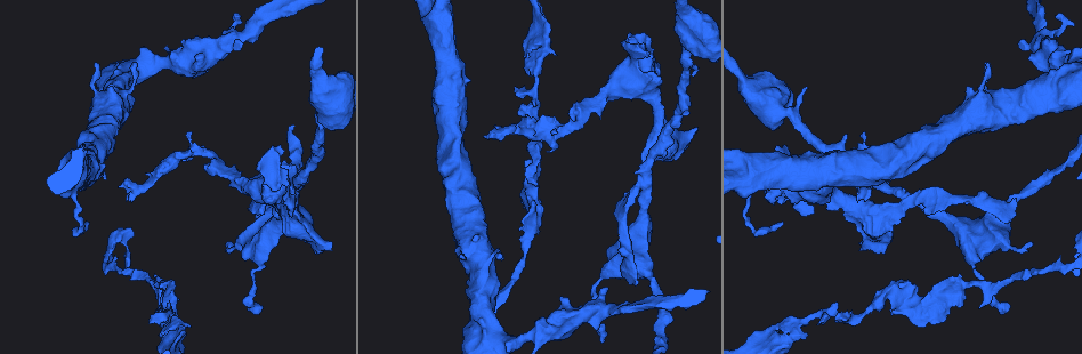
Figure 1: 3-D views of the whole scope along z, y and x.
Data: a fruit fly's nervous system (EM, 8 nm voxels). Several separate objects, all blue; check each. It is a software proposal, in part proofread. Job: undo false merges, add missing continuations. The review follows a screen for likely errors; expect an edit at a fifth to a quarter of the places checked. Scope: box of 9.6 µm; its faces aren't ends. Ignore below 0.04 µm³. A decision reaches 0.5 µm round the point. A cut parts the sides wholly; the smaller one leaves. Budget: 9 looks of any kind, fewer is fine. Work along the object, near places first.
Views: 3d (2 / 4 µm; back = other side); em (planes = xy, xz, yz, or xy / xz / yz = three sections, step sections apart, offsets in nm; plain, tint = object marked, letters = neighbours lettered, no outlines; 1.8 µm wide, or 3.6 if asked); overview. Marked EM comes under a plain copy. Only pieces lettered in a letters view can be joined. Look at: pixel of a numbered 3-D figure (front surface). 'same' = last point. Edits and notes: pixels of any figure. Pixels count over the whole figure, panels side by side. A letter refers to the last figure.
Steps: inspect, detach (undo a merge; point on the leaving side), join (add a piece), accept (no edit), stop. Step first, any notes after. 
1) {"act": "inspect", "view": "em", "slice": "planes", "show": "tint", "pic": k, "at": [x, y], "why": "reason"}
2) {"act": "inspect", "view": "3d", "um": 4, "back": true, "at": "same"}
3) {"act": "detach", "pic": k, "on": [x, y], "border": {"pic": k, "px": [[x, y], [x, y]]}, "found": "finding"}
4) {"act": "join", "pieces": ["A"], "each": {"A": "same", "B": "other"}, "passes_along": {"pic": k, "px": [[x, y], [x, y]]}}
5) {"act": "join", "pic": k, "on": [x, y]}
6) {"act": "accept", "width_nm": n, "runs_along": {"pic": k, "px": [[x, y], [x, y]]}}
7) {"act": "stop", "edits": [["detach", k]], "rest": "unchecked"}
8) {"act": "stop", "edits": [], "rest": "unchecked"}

{"act": "inspect", "view": "3d", "um": 4, "pic": 1, "at": [644, 174], "why": "four-way junction"}

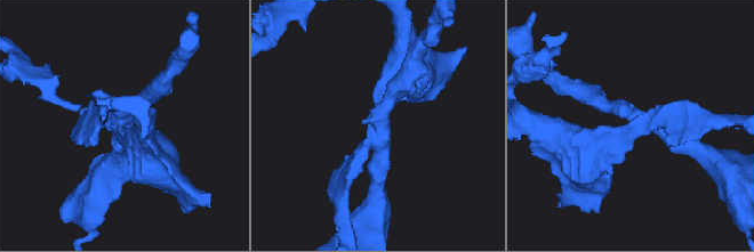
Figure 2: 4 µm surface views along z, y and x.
{"act": "inspect", "view": "em", "slice": "planes", "show": "tint", "pic": 2, "at": [377, 123], "arms": 4, "why": "need the tissue"}

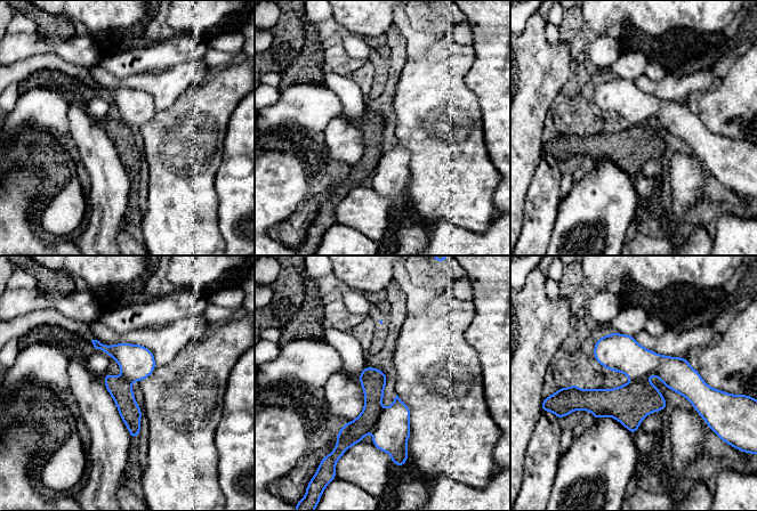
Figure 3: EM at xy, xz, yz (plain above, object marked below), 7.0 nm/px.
{"act": "inspect", "view": "em", "slice": "planes", "show": "letters", "at": "same"}

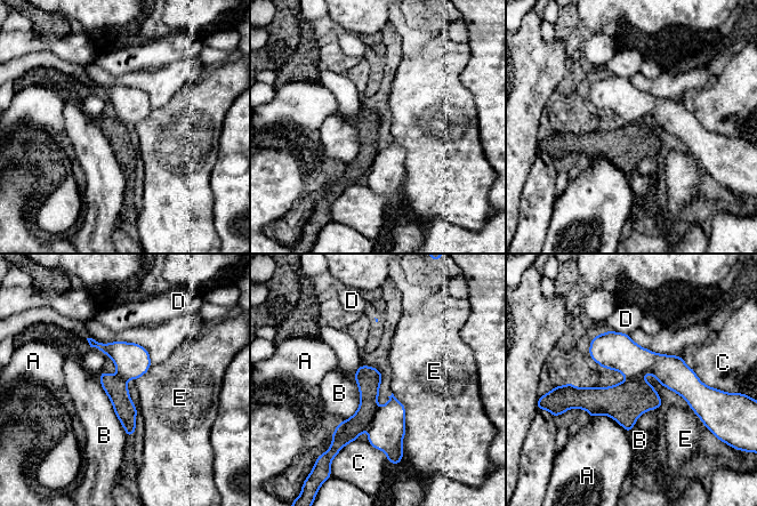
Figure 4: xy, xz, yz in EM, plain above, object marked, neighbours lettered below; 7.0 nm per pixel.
{"act": "detach", "pic": 4, "on": [368, 383], "width_nm": 170, "each": {"A": "other", "B": "other", "C": "other", "D": "other", "E": "other"}, "part_leaving": {"pic": 4, "px": [[375, 370], [365, 414], [343, 440]]}, "found": "two neurons meet here"}

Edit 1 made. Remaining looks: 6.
{"act": "inspect", "view": "3d", "um": 4, "pic": 1, "at": [552, 53], "why": "an open end"}

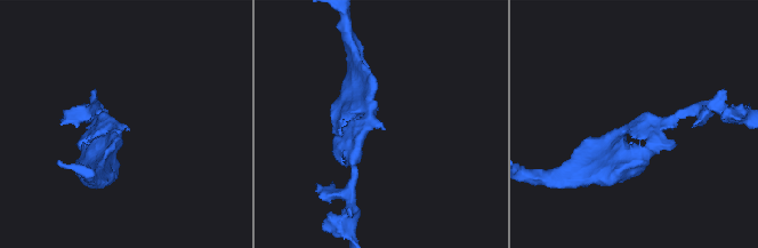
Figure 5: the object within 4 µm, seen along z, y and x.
{"act": "inspect", "view": "em", "slice": "planes", "show": "letters", "pic": 5, "at": [385, 128], "why": "need the tissue"}

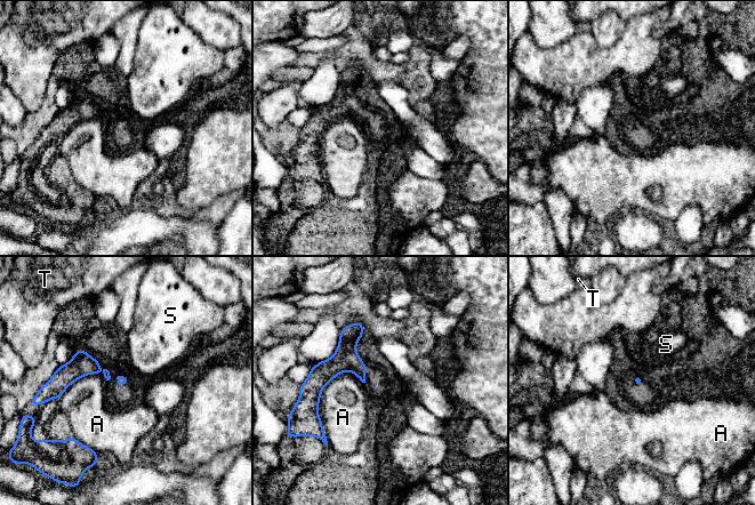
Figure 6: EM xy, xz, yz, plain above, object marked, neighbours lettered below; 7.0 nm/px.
{"act": "accept", "longest_contact_nm": ["A", 550], "each": {"A": "other", "S": "other", "T": "other"}, "border": {"pic": 6, "px": [[351, 370], [322, 390], [327, 442]]}, "found": "none of them fits"}

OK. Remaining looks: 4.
{"act": "inspect", "view": "em", "slice": "yz", "step": 4, "show": "tint", "pic": 1, "at": [944, 321]}

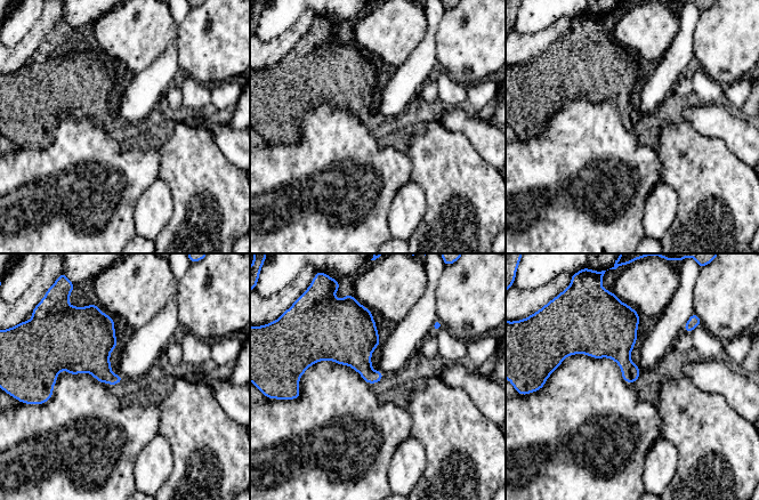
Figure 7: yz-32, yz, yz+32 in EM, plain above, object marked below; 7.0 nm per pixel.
{"act": "inspect", "view": "em", "slice": "planes", "show": "letters", "at": "same", "why": "cut it another way"}

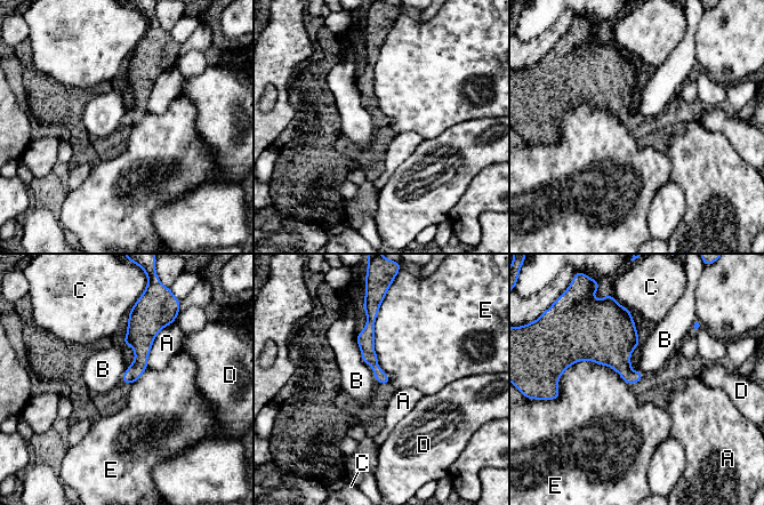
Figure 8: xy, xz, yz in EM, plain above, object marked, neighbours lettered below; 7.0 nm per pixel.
{"act": "accept", "each": {"A": "other", "B": "other", "C": "other", "D": "other", "E": "other"}, "runs_along": {"pic": 8, "px": [[369, 314], [368, 354], [386, 381]]}, "found": "no lettered piece goes on from it"}

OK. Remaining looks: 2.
{"act": "inspect", "view": "em", "um": 3.6, "slice": "xy", "step": 8, "show": "tint", "pic": 1, "at": [696, 19], "why": "thick turns thin"}

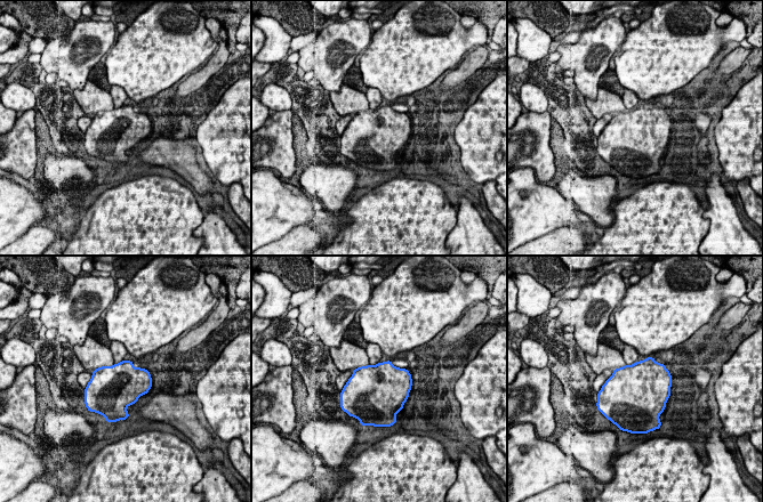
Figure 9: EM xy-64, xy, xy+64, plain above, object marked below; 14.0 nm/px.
{"act": "inspect", "view": "em", "um": 3.6, "slice": "planes", "show": "letters", "at": "same", "why": "another direction"}

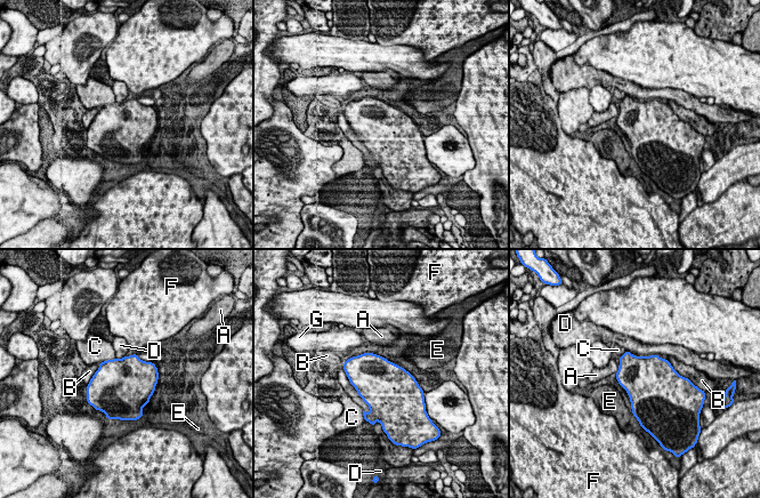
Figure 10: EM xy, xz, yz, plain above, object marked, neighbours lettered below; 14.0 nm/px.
{"act": "accept", "width_nm": 650, "longest_contact_nm": ["B", 750], "each": {"A": "other", "B": "other", "C": "other", "D": "other", "E": "other", "F": "other", "G": "other"}, "found": "continuous, no second neuron"}

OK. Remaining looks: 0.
{"act": "stop", "edits": [["detach", 4]], "rest": "unchecked"}

